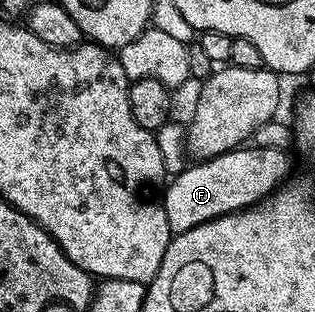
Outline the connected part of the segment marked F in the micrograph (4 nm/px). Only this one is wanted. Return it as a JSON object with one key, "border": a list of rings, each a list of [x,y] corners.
{"border":[[[250,146],[233,149],[209,160],[200,161],[183,169],[174,175],[164,189],[161,201],[170,233],[177,235],[193,229],[203,222],[211,221],[216,217],[225,216],[231,212],[258,205],[262,200],[268,199],[281,185],[279,185],[289,172],[289,158],[277,148],[249,148]]]}

